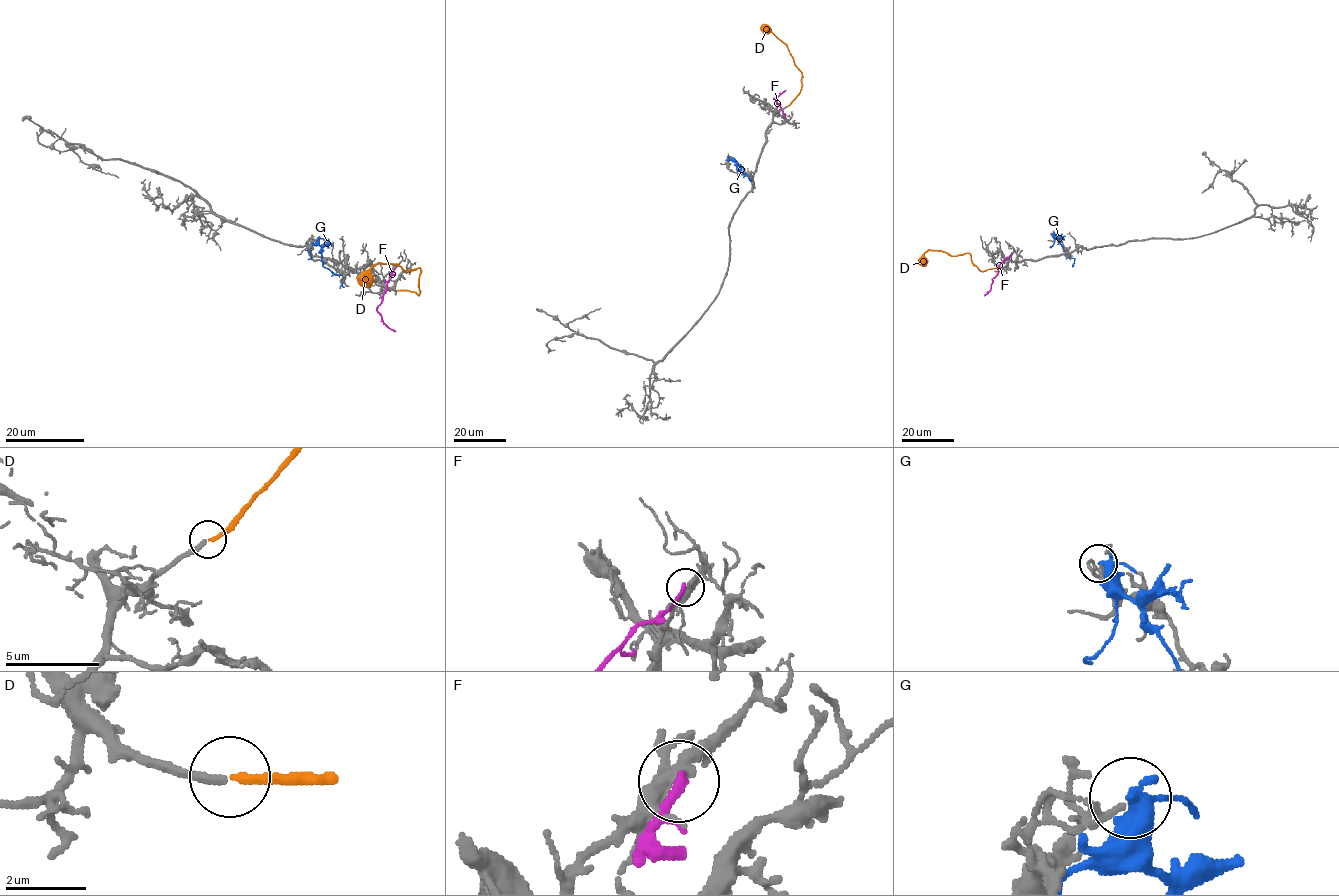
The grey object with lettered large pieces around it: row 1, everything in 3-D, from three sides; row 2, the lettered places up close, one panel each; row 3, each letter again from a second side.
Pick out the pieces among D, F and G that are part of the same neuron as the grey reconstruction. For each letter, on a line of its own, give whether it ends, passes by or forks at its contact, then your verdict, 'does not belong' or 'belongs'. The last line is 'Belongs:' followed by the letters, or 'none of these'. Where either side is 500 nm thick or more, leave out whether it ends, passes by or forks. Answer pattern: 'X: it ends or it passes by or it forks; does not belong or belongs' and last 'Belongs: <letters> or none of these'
D: it ends; belongs
F: it ends; does not belong
G: it forks; does not belong
Belongs: D

